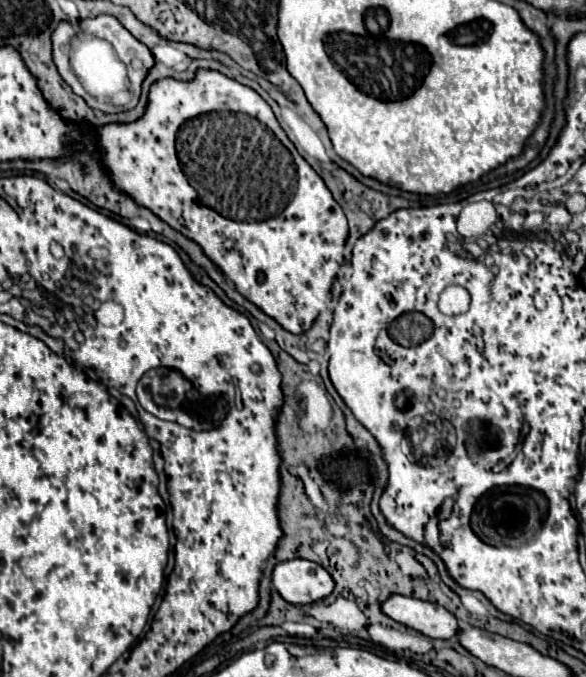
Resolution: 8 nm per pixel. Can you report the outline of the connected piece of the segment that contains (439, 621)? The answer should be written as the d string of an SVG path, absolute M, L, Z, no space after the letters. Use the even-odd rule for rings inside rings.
M389 595L381 603L381 611L393 621L407 625L431 639L451 639L455 637L459 625L445 607L403 595Z

